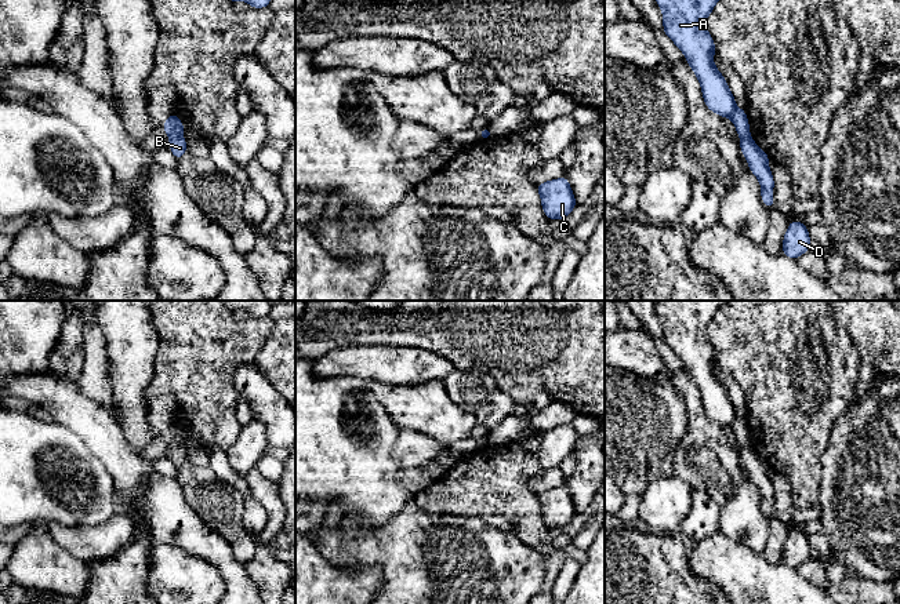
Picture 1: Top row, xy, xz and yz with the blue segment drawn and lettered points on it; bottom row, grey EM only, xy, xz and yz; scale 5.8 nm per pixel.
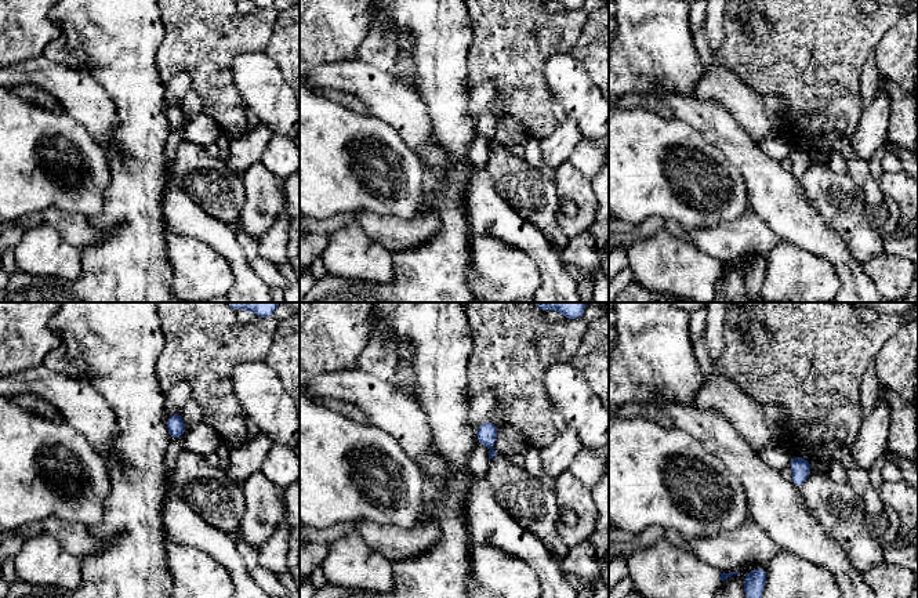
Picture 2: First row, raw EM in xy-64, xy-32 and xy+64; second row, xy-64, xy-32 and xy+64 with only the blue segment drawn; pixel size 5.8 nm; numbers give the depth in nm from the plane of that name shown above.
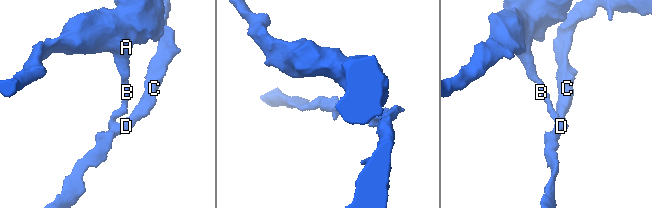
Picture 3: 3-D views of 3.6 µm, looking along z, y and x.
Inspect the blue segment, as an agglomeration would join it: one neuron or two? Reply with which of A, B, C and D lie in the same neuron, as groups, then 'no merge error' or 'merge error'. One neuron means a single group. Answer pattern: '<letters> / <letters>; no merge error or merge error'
A / B C D; merge error

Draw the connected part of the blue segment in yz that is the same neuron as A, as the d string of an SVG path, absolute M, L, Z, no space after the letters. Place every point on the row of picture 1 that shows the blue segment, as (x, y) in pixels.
M656 0L663 11L663 30L685 54L701 85L704 103L721 117L730 117L738 137L750 135L744 109L738 109L726 79L716 69L714 39L705 26L719 0Z

